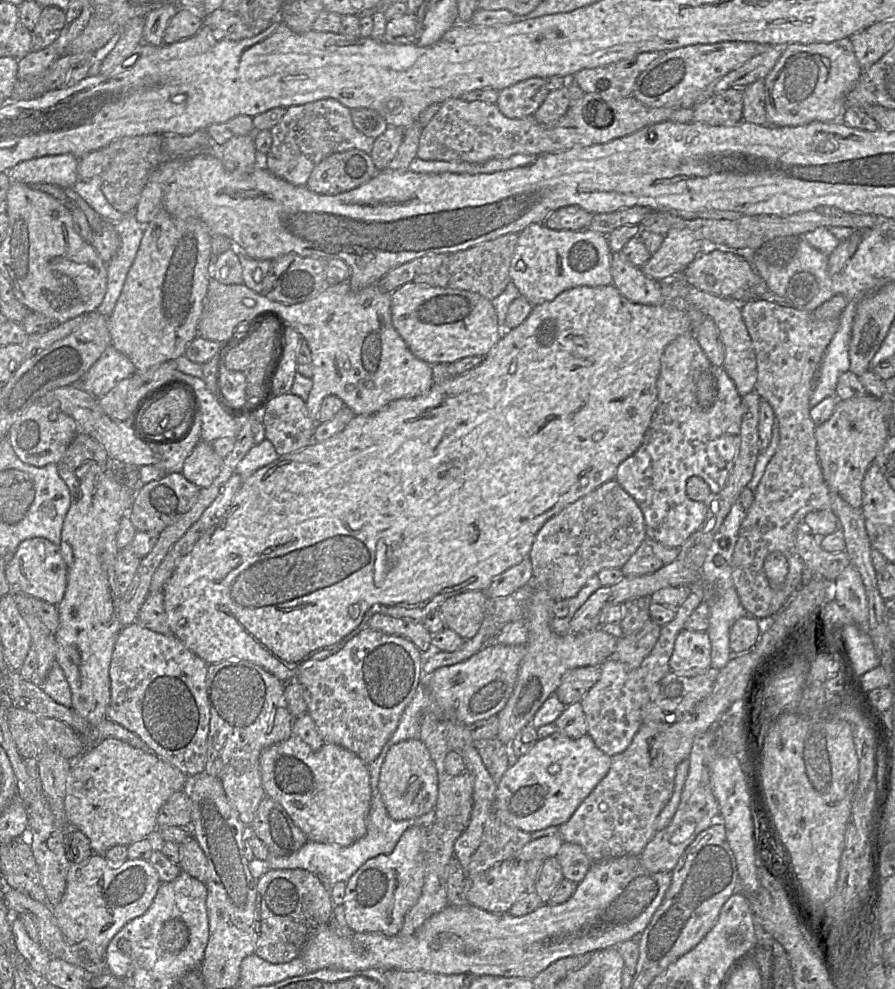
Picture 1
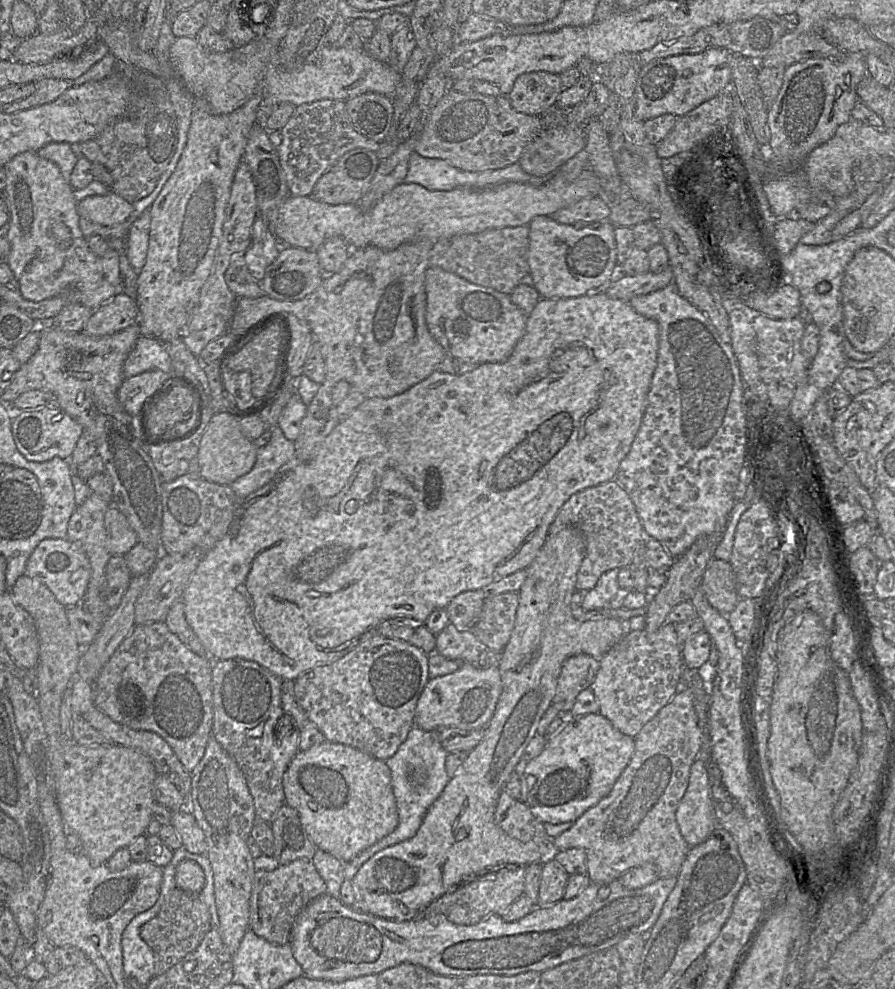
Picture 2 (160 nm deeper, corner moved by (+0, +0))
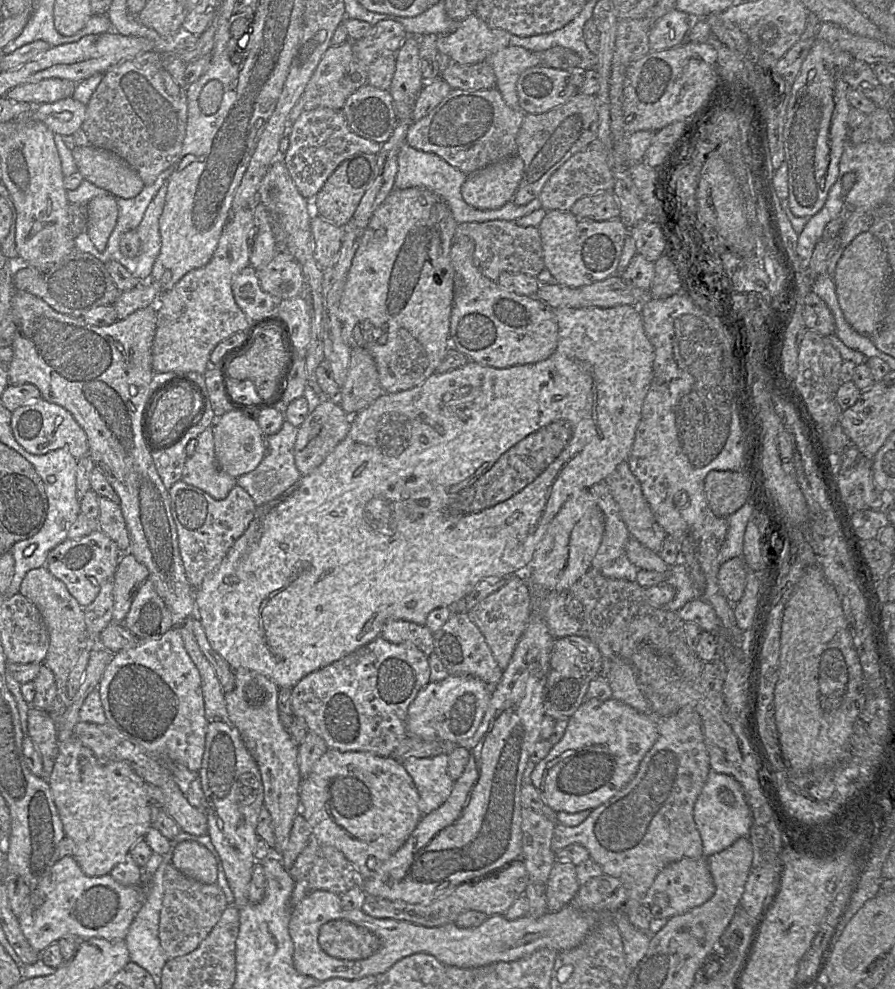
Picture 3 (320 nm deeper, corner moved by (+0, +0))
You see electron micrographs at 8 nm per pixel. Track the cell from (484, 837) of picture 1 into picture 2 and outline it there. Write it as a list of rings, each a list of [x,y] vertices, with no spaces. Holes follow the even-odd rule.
[[[505,790],[500,794],[496,810],[496,824],[509,836],[520,842],[534,842],[539,845],[544,864],[554,858],[553,839],[546,833],[544,823],[537,819],[525,802],[512,798]]]

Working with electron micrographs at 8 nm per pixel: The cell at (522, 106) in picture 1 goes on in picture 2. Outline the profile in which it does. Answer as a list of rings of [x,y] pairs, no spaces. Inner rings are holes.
[[[537,71],[520,75],[507,98],[517,112],[541,115],[555,105],[562,91],[559,74]]]

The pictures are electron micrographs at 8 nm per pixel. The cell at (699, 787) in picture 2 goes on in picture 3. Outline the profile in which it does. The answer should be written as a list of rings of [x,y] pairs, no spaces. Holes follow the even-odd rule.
[[[712,769],[695,802],[693,816],[701,835],[704,857],[723,851],[741,837],[748,837],[753,822],[741,784],[734,777]]]

